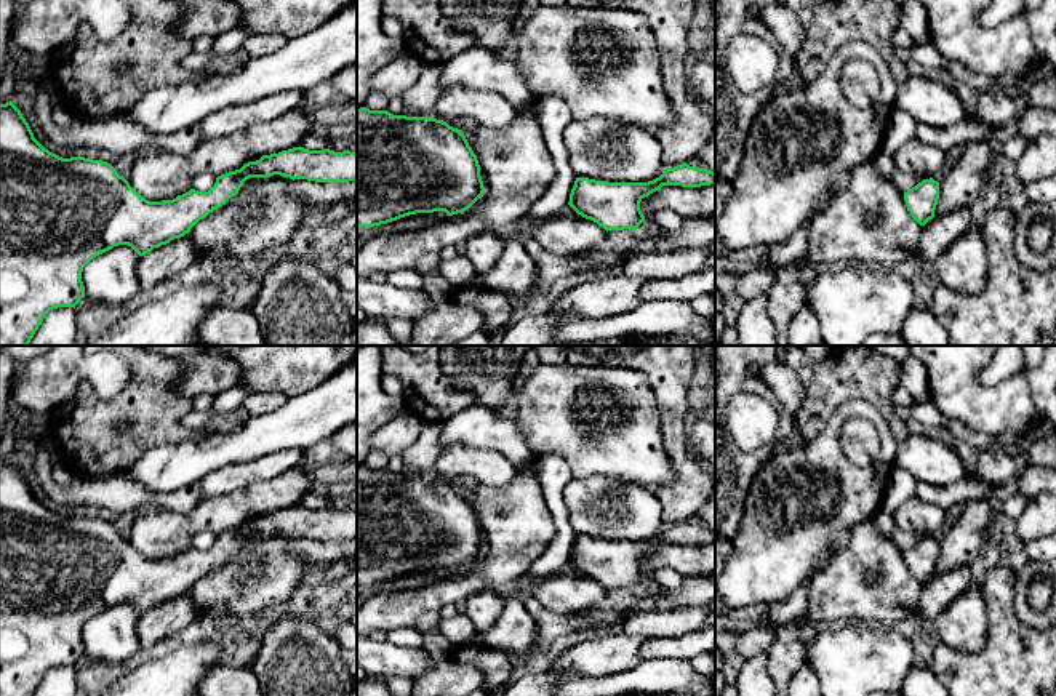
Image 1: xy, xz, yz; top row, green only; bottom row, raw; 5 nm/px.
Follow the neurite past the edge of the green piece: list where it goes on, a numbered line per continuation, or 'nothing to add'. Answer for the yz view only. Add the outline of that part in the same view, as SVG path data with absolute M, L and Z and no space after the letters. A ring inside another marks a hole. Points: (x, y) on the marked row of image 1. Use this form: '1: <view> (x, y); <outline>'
nothing to add

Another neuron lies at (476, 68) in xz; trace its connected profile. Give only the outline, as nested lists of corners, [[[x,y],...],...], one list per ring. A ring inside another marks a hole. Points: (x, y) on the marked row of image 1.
[[[472,45],[442,62],[440,90],[462,86],[496,93],[517,110],[531,107],[534,98],[522,77],[515,50],[490,51]]]

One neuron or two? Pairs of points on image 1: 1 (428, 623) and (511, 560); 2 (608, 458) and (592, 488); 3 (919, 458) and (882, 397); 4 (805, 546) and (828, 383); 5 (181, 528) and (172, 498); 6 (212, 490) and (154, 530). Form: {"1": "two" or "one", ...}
{"1": "one", "2": "two", "3": "two", "4": "two", "5": "two", "6": "two"}

